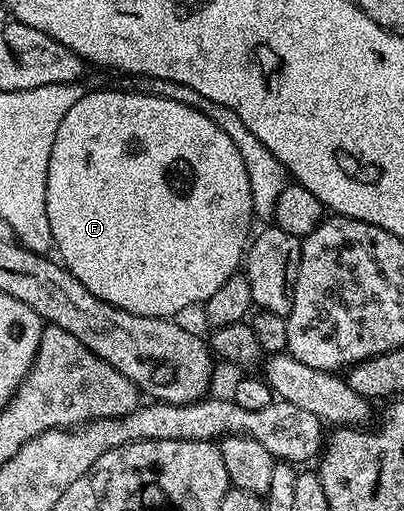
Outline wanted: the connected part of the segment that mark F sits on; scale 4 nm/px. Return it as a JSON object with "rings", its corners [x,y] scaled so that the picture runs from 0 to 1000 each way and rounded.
{"rings":[[[260,174],[252,182],[213,180],[208,190],[191,196],[186,209],[156,225],[156,241],[146,241],[146,256],[136,256],[136,280],[126,280],[126,311],[116,327],[116,429],[126,436],[126,460],[149,517],[171,528],[178,542],[196,546],[196,554],[205,554],[225,577],[334,616],[426,622],[438,616],[428,613],[448,613],[475,597],[495,599],[522,585],[522,577],[532,577],[532,569],[562,554],[569,538],[589,532],[621,464],[616,438],[629,436],[631,423],[611,327],[604,325],[592,288],[572,276],[559,256],[547,254],[512,225],[453,202],[384,190],[359,178],[277,182]]]}

